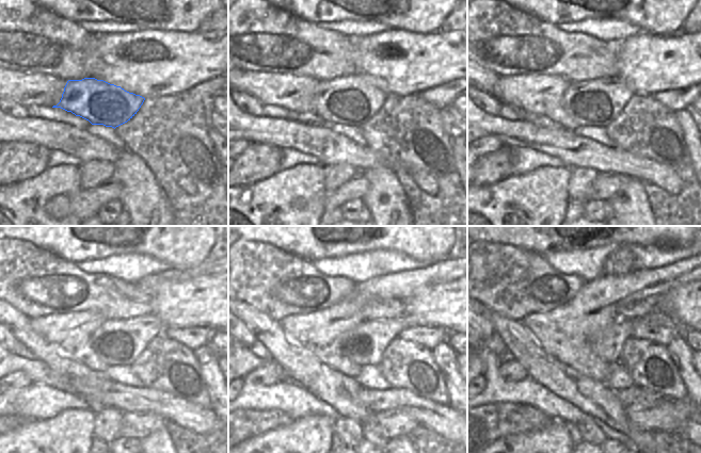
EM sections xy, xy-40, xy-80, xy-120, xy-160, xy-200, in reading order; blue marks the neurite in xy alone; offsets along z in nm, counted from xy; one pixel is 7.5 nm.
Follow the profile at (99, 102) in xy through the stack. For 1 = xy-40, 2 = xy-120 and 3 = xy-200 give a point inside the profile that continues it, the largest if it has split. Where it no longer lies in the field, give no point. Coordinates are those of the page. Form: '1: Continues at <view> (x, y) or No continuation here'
1: Continues at xy-40 (352, 100)
2: Continues at xy-120 (118, 341)
3: Continues at xy-200 (607, 343).

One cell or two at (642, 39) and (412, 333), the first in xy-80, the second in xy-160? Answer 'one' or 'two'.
two

